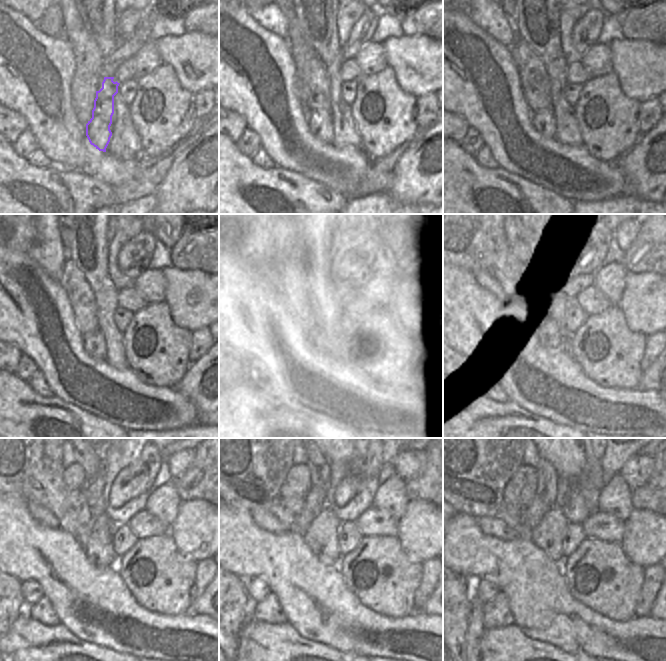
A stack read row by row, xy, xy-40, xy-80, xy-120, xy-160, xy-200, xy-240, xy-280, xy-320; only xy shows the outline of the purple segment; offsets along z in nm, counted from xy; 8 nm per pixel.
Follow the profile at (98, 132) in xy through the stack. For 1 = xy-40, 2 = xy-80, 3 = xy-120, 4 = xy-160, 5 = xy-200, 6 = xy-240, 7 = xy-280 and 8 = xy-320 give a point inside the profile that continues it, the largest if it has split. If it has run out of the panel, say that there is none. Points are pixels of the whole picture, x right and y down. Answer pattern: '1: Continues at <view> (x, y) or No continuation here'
1: Continues at xy-40 (319, 120)
2: Continues at xy-80 (543, 120)
3: Continues at xy-120 (94, 342)
4: Continues at xy-160 (317, 337)
5: Continues at xy-200 (548, 332)
6: Continues at xy-240 (100, 552)
7: Continues at xy-280 (322, 534)
8: Continues at xy-320 (547, 535).

